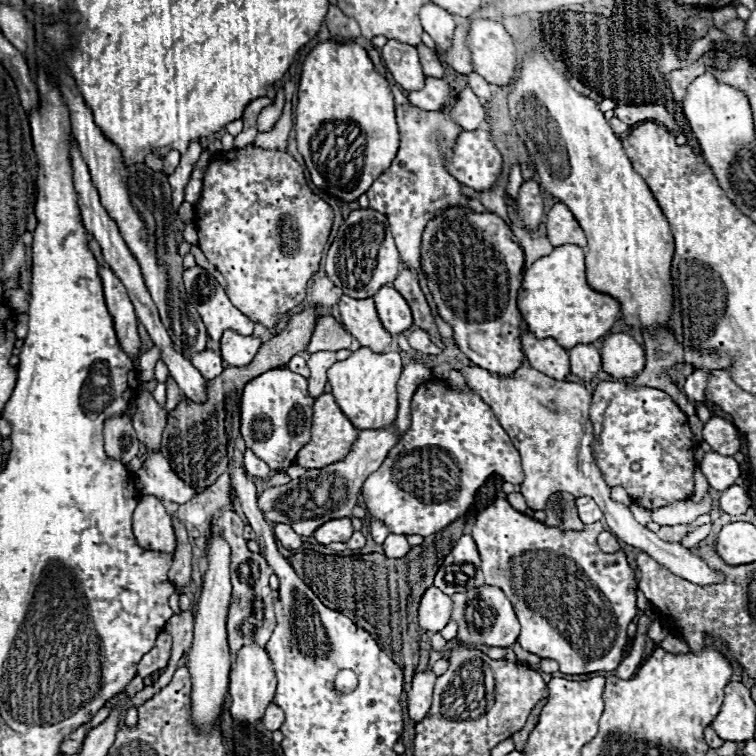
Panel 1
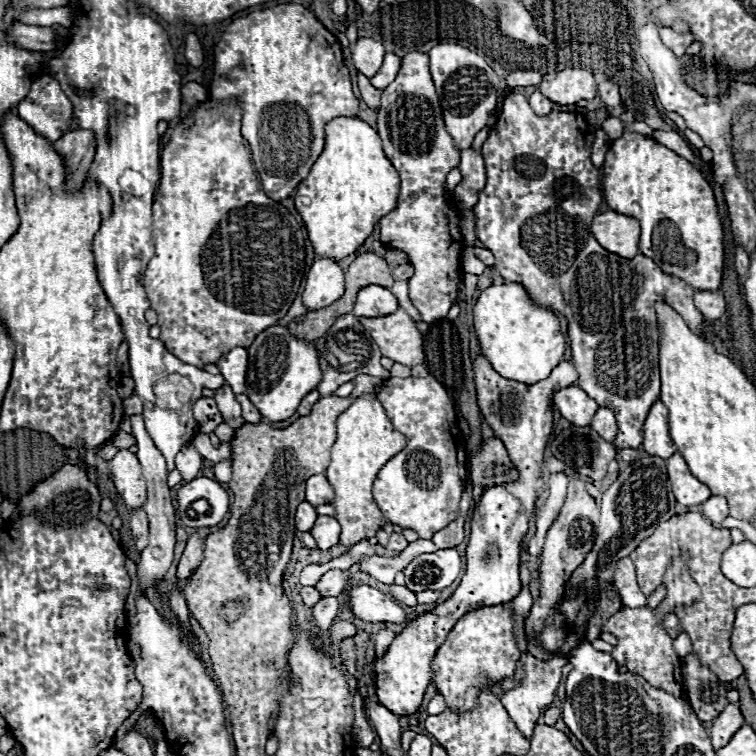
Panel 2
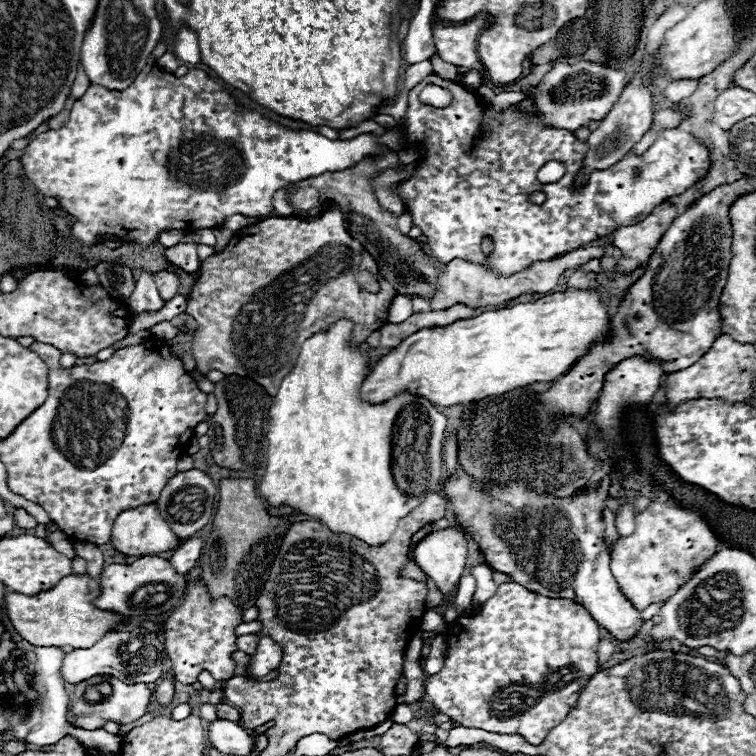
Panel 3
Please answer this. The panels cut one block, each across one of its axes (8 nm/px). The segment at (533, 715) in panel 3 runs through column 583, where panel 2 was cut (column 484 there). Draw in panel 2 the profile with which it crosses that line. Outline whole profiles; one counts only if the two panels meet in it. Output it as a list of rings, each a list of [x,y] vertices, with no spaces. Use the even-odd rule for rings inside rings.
[[[496,604],[476,608],[464,614],[454,628],[448,632],[444,644],[438,648],[436,656],[432,658],[432,682],[436,684],[436,692],[442,694],[446,708],[454,712],[472,712],[478,706],[478,696],[484,688],[494,690],[504,678],[510,678],[516,672],[516,662],[520,660],[520,650],[514,640],[514,624],[512,624],[512,606],[510,604]]]

